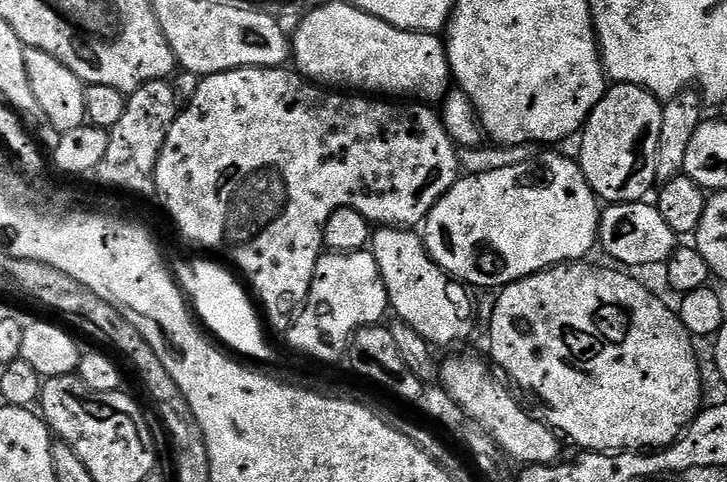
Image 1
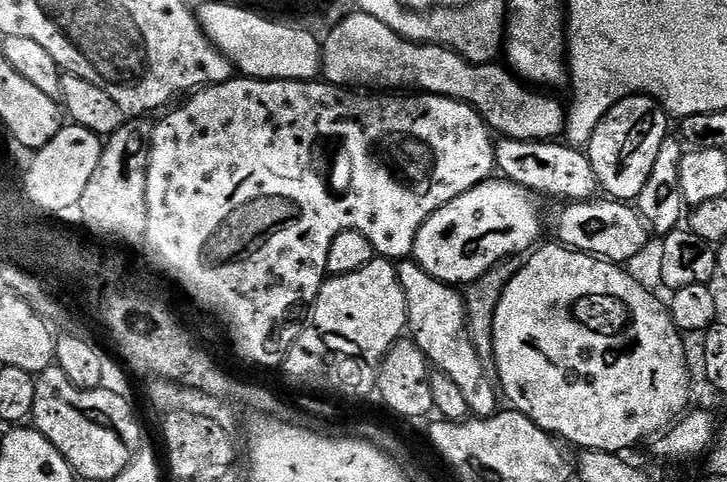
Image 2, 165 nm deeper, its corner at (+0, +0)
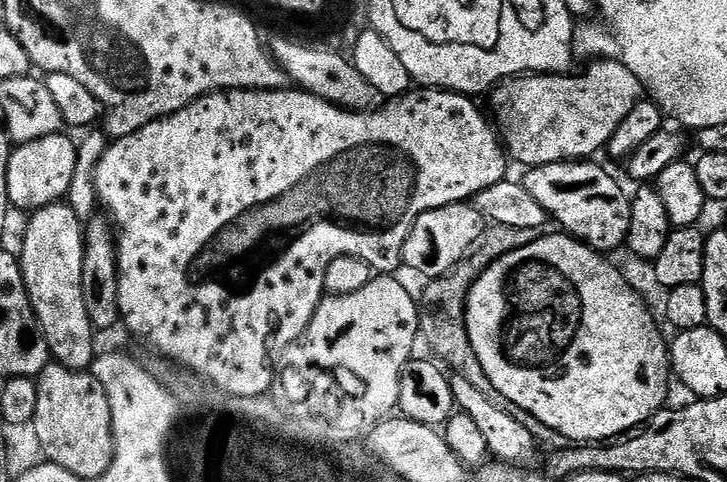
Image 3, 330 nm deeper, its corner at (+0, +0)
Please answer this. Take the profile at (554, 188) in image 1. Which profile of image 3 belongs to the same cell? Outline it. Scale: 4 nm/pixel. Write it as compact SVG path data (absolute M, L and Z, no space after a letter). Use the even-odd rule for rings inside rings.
M468 202L451 204L423 212L406 238L403 267L413 268L420 276L435 278L447 275L479 245L486 231L483 214Z

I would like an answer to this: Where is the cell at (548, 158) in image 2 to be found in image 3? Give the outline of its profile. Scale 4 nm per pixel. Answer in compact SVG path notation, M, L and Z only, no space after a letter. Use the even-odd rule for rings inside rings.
M591 159L563 160L557 164L543 164L537 168L528 168L522 183L530 194L534 194L534 202L548 212L553 221L561 224L567 235L583 240L590 248L595 248L601 254L612 254L615 248L625 247L628 231L630 230L630 210L632 209L632 196L624 193L624 188L600 164L592 164Z

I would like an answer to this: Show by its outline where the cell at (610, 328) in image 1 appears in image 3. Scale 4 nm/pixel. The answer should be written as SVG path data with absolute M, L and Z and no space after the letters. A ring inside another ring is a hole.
M541 235L540 239L530 242L530 246L522 246L522 250L507 252L502 258L494 261L474 282L469 290L468 304L465 306L466 330L469 331L470 345L473 346L482 370L486 370L486 378L494 385L494 390L502 394L502 398L510 398L514 406L522 406L534 418L546 422L550 430L558 430L570 442L587 446L593 442L608 442L613 438L623 437L633 430L648 423L657 412L665 407L664 399L668 396L668 376L670 380L670 344L660 333L648 304L628 285L628 280L595 248L588 247L583 240L574 236Z

